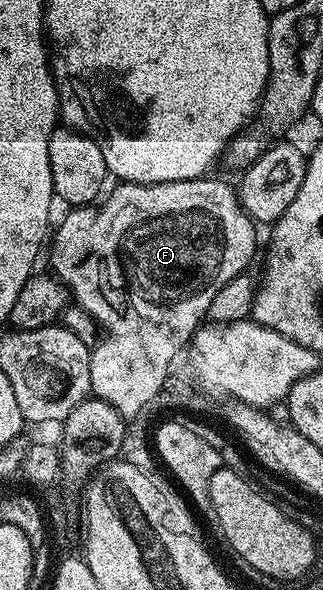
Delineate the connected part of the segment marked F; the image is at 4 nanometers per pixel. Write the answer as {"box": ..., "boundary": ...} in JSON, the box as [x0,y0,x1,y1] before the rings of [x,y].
{"box":[50,177,258,362],"boundary":[[[212,177],[191,178],[181,182],[159,182],[153,186],[147,186],[141,182],[116,184],[112,195],[108,199],[106,199],[107,197],[103,199],[105,202],[101,210],[96,210],[95,205],[69,209],[67,211],[69,214],[61,220],[57,230],[55,227],[50,238],[50,246],[52,242],[51,273],[68,287],[71,297],[82,309],[96,310],[96,314],[100,314],[100,318],[104,318],[104,310],[100,310],[100,306],[108,306],[108,302],[112,302],[112,306],[120,306],[120,314],[128,314],[128,310],[124,310],[124,298],[132,298],[132,306],[136,306],[136,318],[140,318],[138,338],[143,339],[144,350],[152,350],[152,358],[156,358],[156,362],[164,362],[164,358],[168,358],[168,354],[179,355],[183,351],[183,346],[185,349],[191,343],[192,337],[208,318],[210,300],[214,300],[214,296],[218,296],[220,289],[230,280],[245,273],[249,269],[248,265],[251,264],[252,257],[256,254],[256,246],[252,243],[251,234],[258,230],[257,223],[253,222],[252,217],[241,208],[237,191],[233,187],[231,190],[222,179]]]}

